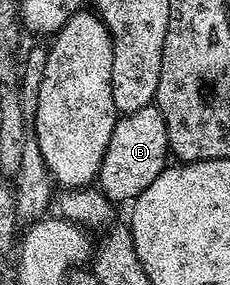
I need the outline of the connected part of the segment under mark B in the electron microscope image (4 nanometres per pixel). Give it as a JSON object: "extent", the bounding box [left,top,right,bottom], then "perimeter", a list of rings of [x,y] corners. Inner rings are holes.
{"extent":[96,105,171,205],"perimeter":[[[156,105],[133,111],[131,115],[115,118],[112,137],[108,149],[104,149],[104,159],[98,170],[96,186],[115,205],[129,204],[138,198],[168,165],[171,158],[168,145],[168,125]]]}

